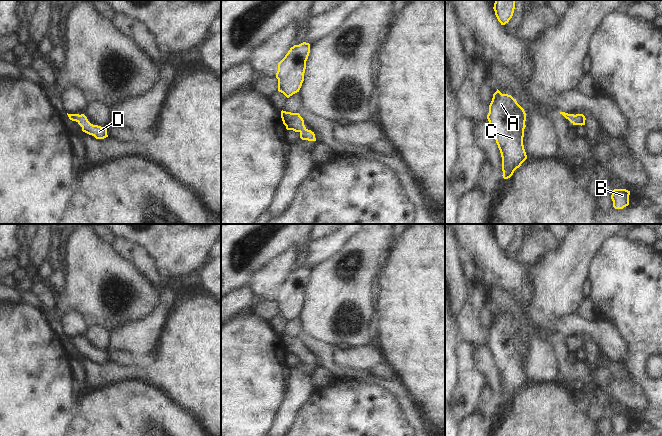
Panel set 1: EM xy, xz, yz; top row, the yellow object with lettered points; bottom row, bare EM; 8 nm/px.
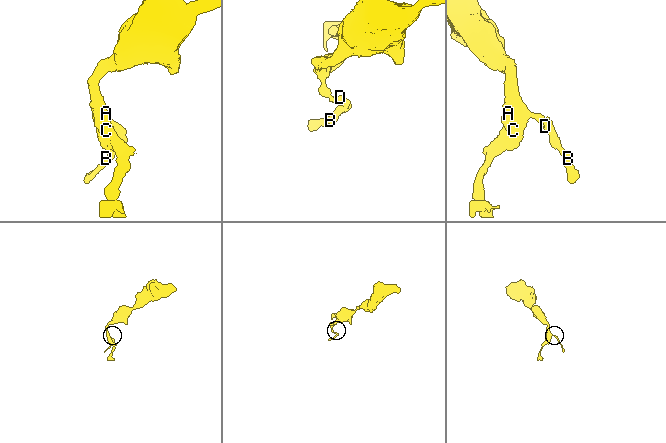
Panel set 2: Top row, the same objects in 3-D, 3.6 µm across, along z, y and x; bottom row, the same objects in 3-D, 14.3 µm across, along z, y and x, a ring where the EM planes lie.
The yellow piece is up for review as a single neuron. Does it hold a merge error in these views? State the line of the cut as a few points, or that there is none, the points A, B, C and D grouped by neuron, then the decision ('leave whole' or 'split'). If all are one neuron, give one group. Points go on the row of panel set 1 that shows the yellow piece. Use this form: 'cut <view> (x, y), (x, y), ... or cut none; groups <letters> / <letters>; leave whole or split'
cut none; groups A B C D; leave whole

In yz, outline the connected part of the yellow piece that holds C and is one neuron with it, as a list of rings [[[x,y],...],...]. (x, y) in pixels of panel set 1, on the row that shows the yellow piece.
[[[497,89],[487,119],[501,153],[502,176],[508,179],[527,159],[523,145],[526,113],[516,99]]]

